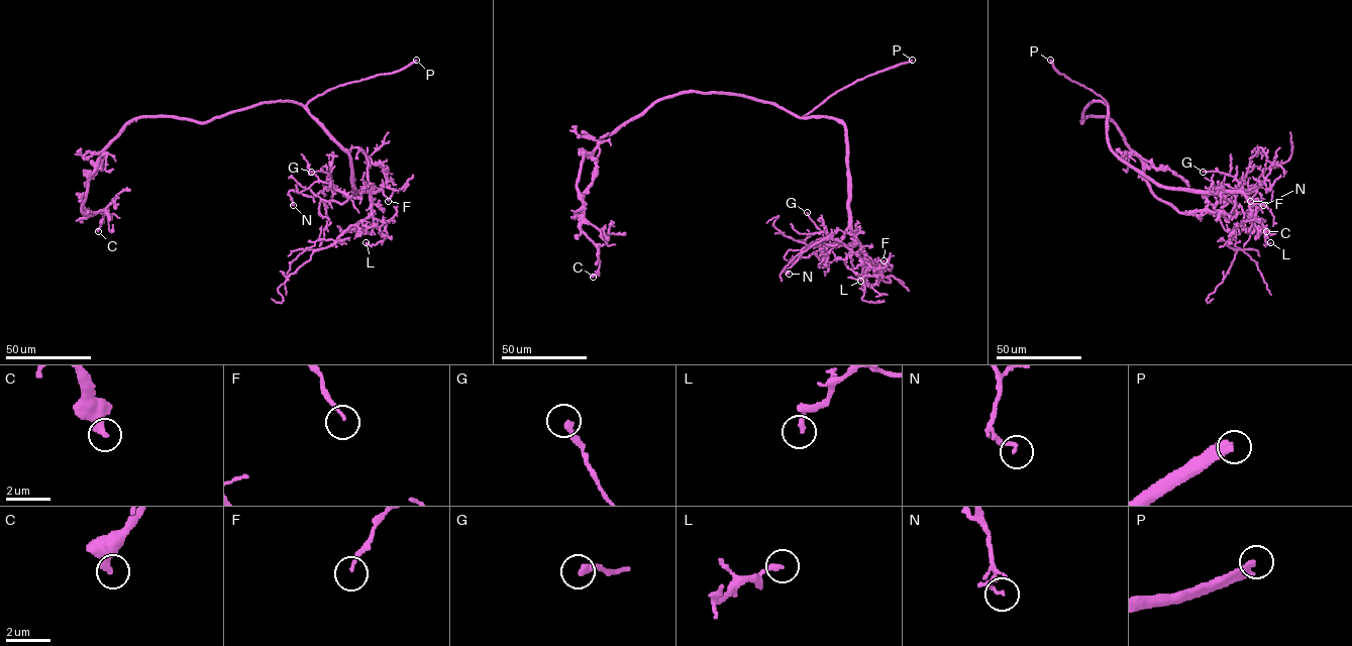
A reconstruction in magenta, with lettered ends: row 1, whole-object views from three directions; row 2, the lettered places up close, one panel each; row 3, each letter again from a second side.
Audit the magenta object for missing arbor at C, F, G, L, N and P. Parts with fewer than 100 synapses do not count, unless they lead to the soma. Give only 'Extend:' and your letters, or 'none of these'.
Extend: P

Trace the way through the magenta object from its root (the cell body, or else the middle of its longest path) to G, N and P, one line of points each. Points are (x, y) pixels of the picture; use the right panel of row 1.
G: (1100, 101), (1107, 106), (1109, 146), (1158, 186), (1227, 196), (1238, 186), (1233, 177), (1203, 172)
N: (1100, 101), (1107, 106), (1109, 146), (1158, 186), (1221, 196), (1239, 187), (1246, 196), (1256, 190), (1263, 205)
P: (1100, 101), (1108, 106), (1093, 91), (1060, 74), (1050, 60)

